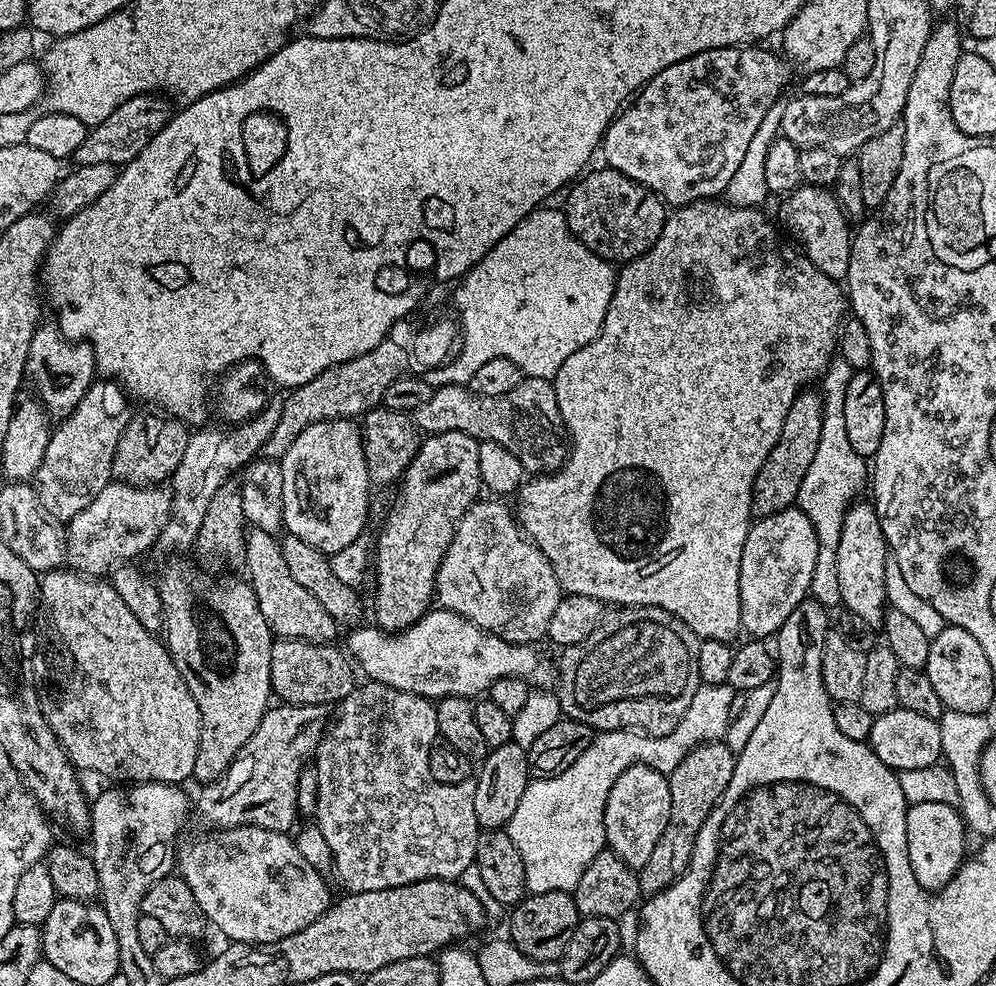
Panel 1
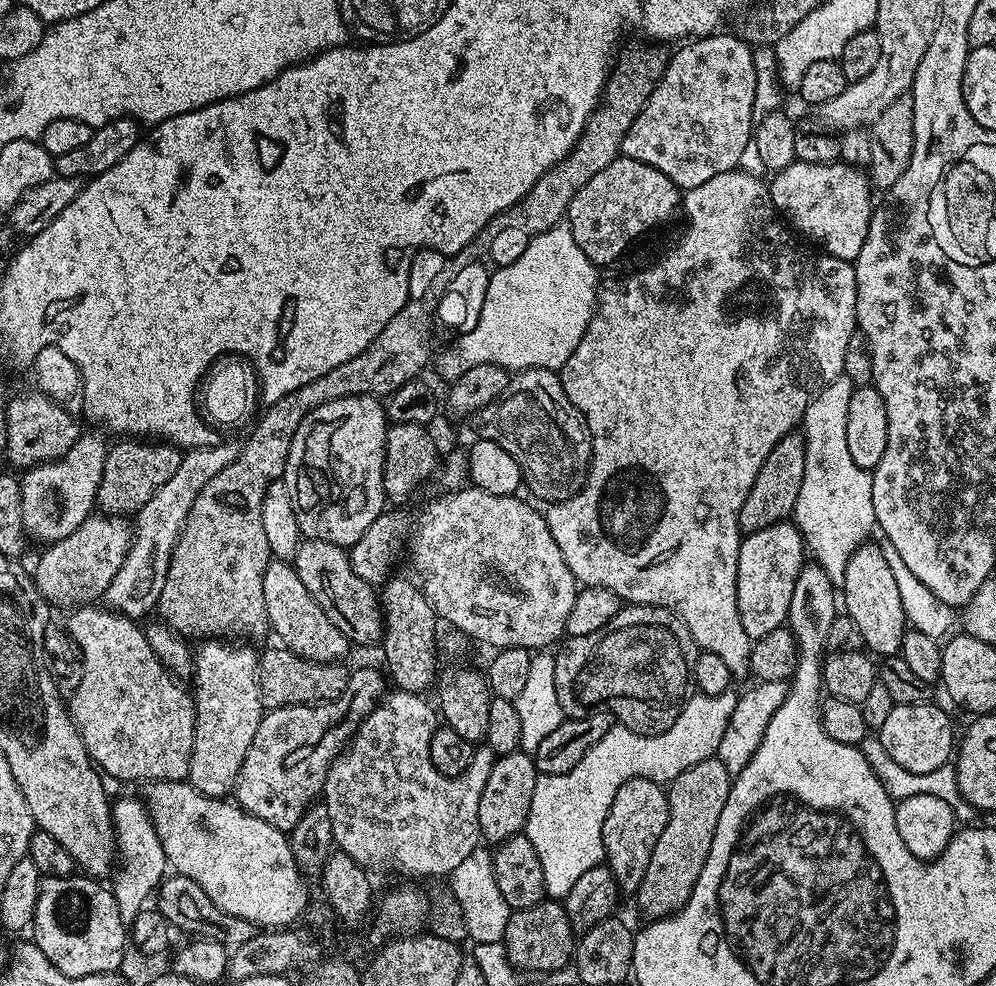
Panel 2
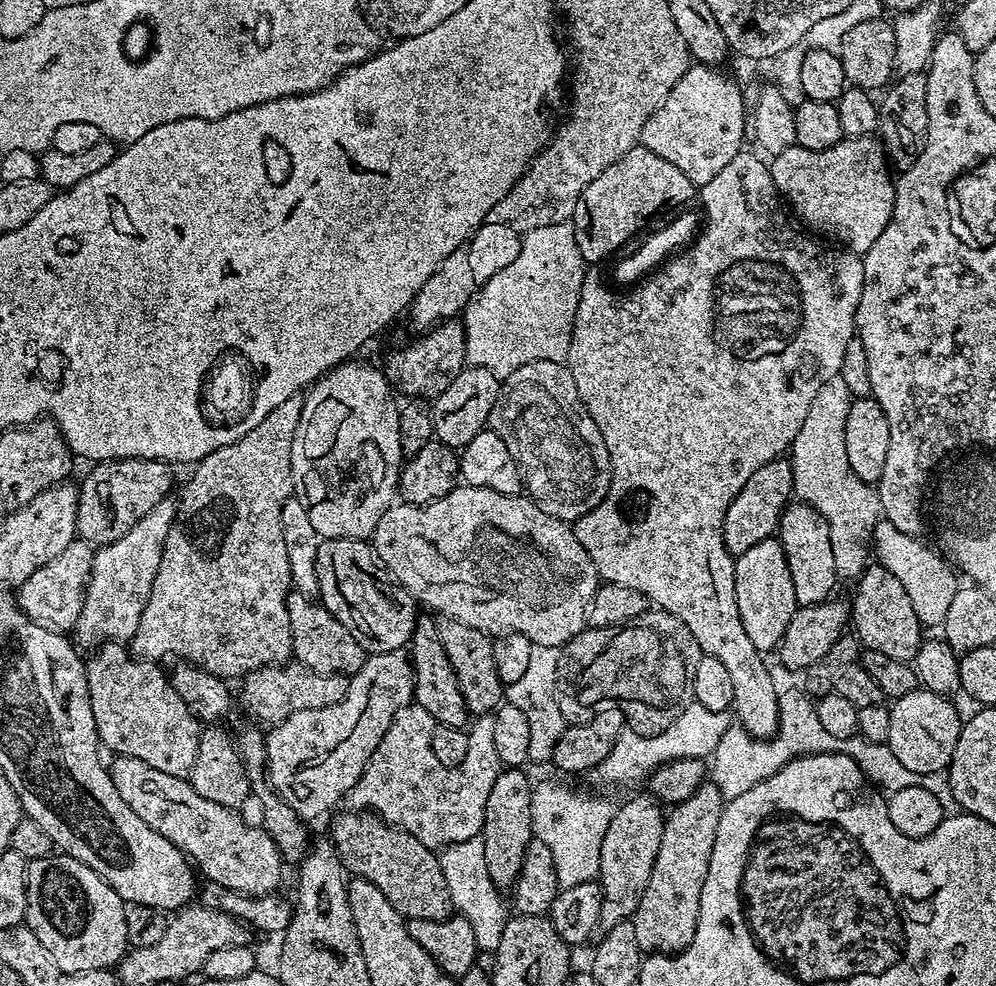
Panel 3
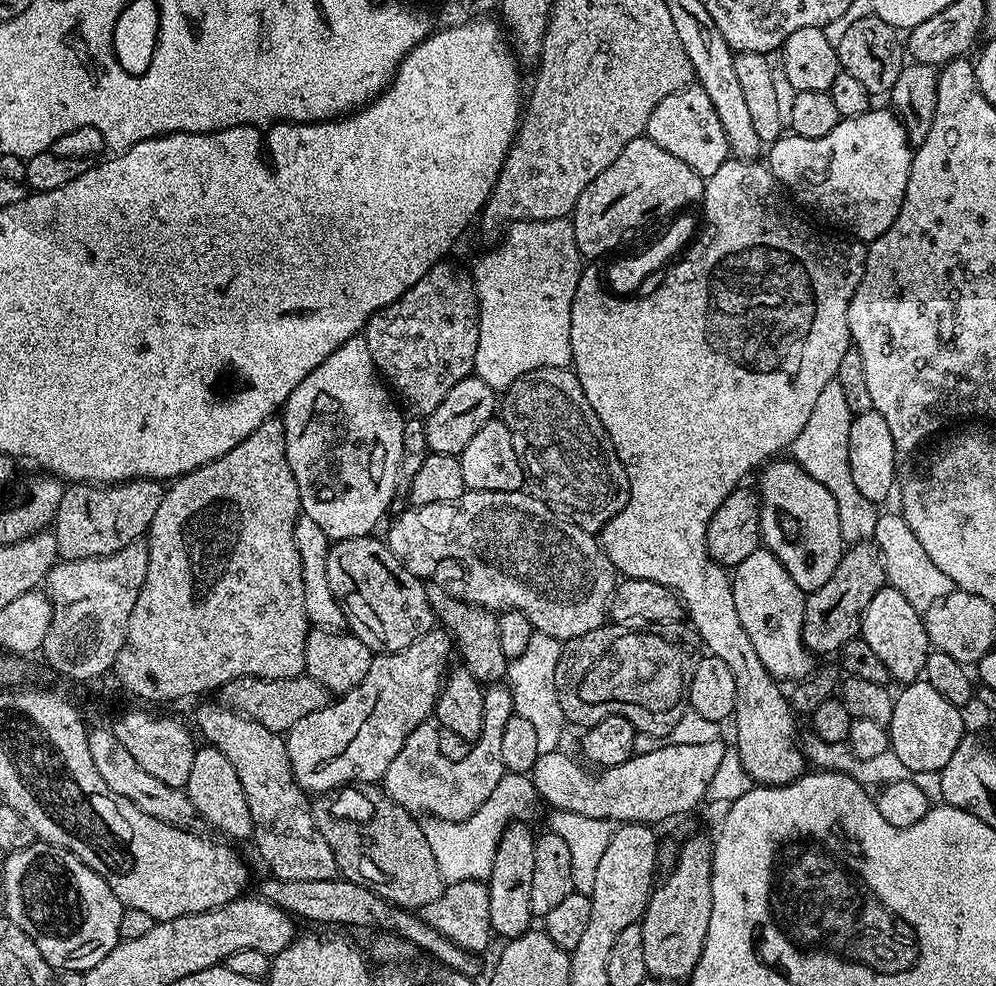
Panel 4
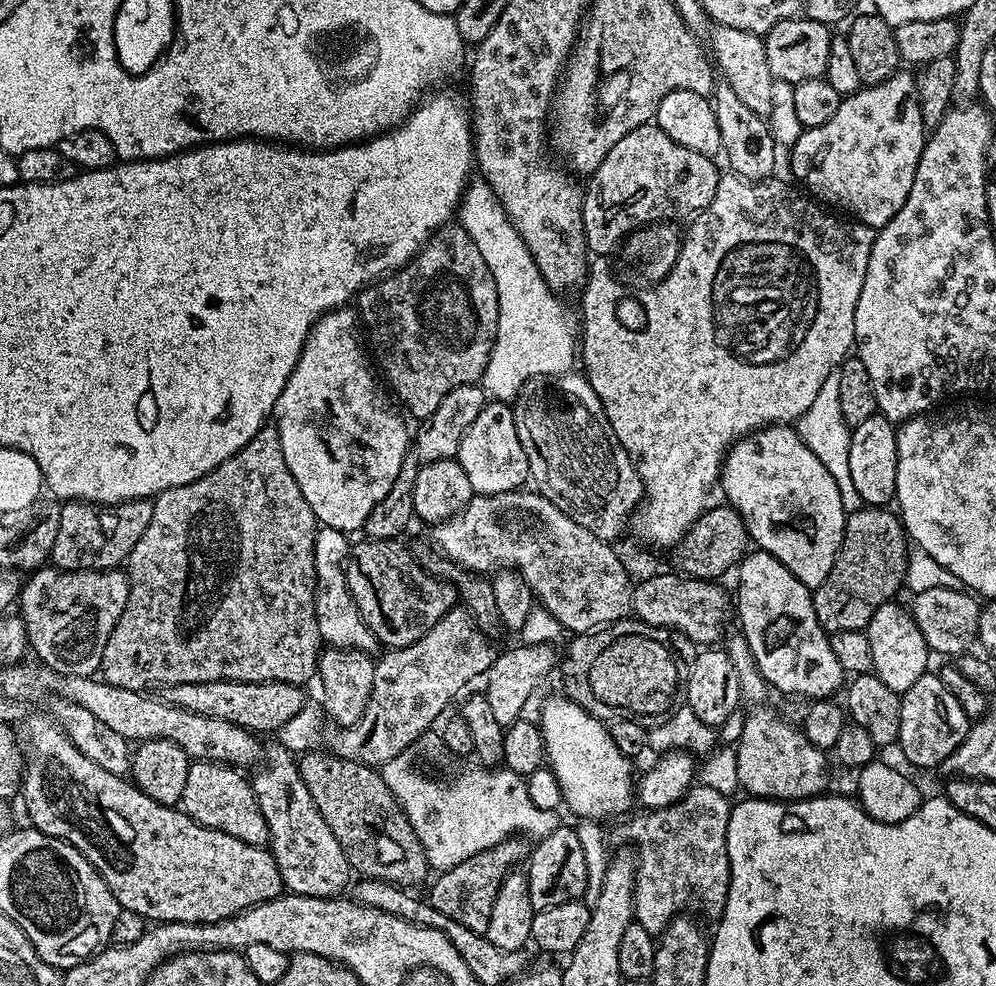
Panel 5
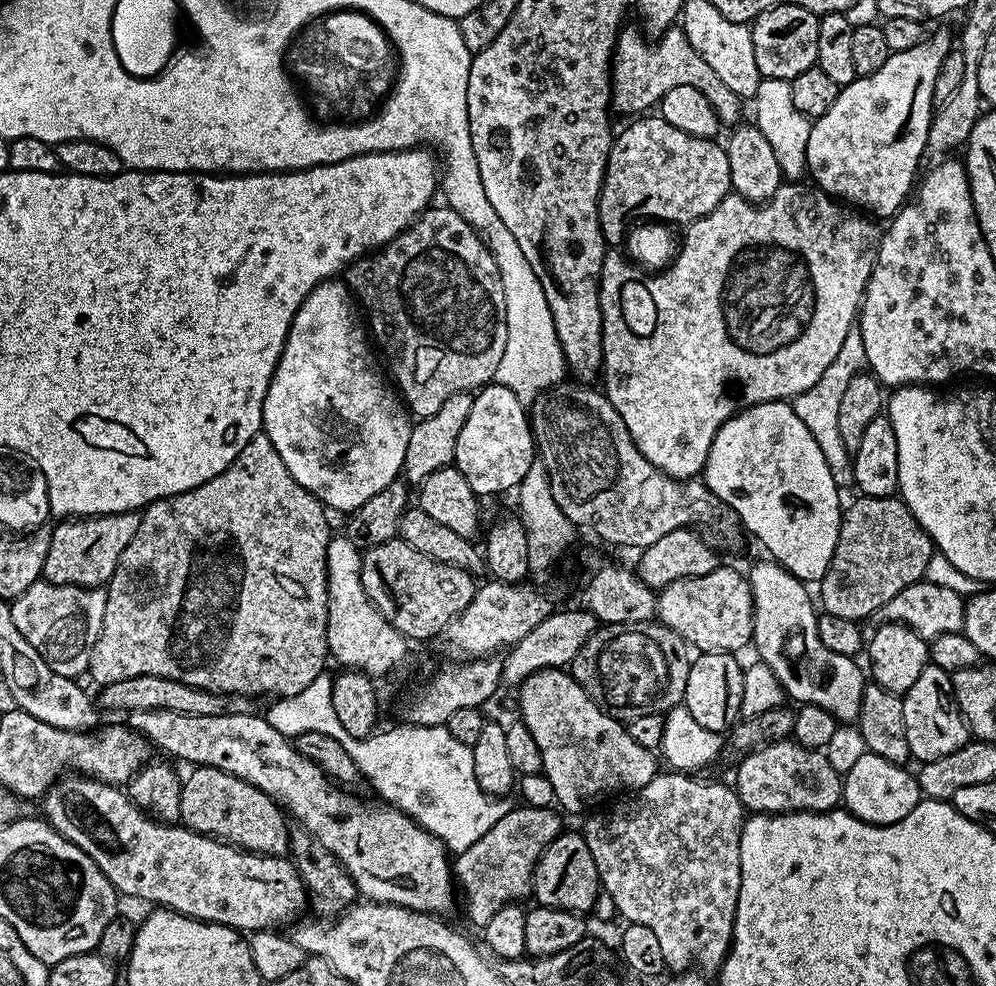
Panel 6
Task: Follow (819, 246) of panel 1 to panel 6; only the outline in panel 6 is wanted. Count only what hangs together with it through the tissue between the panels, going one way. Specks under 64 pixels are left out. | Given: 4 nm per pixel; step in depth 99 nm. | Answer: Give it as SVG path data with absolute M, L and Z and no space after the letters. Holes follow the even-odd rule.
M936 32L931 36L932 33L919 44L910 46L910 50L889 54L874 74L857 76L854 82L843 85L838 98L834 98L834 106L814 121L806 142L806 172L809 177L813 176L815 187L876 218L891 218L904 207L921 171L920 155L923 157L928 147L934 82L938 82L938 70L942 70L946 54L954 48L953 33L951 36L948 32Z

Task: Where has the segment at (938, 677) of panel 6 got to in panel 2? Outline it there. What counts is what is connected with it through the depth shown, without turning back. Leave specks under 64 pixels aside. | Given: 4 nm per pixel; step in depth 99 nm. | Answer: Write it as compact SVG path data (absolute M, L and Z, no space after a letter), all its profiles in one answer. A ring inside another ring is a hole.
M933 702L923 704L893 704L886 722L878 730L878 737L890 757L905 770L927 774L949 763L954 756L952 720Z

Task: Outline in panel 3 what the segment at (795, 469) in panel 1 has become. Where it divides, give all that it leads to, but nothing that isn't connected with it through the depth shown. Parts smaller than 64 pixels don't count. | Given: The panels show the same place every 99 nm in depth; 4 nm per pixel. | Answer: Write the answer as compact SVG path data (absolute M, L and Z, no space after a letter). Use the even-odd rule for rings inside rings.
M781 458L766 462L766 466L758 466L754 474L750 474L746 486L738 490L734 502L726 510L724 519L724 545L733 558L745 554L752 546L777 535L780 527L780 515L793 499L794 474L791 459Z

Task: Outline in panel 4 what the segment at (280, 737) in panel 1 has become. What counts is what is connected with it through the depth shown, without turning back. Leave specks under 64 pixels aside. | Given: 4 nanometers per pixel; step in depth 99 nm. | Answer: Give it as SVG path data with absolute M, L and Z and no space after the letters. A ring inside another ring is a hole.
M433 630L402 650L373 655L366 678L362 678L354 690L333 699L322 710L314 710L314 714L306 714L302 722L295 724L286 733L286 741L293 777L304 791L308 794L325 794L345 785L383 781L387 767L402 750L407 736L435 713L436 700L440 697L449 667L448 655L453 655L453 652L452 637L447 631Z

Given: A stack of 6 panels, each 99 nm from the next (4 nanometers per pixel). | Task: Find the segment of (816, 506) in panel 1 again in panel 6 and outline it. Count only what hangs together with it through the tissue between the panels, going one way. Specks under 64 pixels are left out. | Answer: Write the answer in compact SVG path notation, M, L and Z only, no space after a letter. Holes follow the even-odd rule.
M852 331L846 334L846 342L842 342L842 350L838 350L838 358L826 366L826 374L810 386L802 394L798 394L791 401L792 409L802 418L806 425L806 430L814 434L814 442L818 442L818 447L822 449L822 455L826 458L826 466L830 466L830 474L834 474L834 482L841 490L851 489L852 483L852 459L846 446L842 442L842 434L838 430L838 405L842 403L842 394L846 394L846 386L850 383L850 378L854 378L866 368L866 346L862 344L859 331Z

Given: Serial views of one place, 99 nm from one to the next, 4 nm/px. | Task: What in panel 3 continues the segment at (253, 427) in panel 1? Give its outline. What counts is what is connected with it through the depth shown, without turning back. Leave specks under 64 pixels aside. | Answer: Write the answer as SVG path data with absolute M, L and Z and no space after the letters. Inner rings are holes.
M172 498L158 502L158 506L154 506L146 518L138 518L136 525L122 534L122 538L95 549L81 613L74 627L74 640L81 649L95 650L109 642L131 641L138 630L142 610L146 610L158 574L158 562L162 562L166 534L176 521L176 505L177 501Z

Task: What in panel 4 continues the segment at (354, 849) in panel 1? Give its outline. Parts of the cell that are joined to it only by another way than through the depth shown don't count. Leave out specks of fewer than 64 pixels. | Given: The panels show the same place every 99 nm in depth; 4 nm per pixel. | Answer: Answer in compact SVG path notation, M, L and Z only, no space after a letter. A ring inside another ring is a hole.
M504 686L484 688L484 721L479 740L469 747L460 763L447 763L438 748L439 729L430 722L419 724L407 736L403 748L390 762L382 786L389 797L415 816L427 816L446 821L462 821L478 810L506 773L502 762L502 733L506 722L514 715L512 696Z

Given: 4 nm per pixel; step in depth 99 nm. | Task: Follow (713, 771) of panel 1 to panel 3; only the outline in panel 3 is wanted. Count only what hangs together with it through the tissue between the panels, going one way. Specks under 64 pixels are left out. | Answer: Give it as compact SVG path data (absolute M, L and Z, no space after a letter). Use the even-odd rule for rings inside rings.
M703 782L690 798L667 813L658 858L654 858L654 870L650 870L650 882L646 882L638 910L630 921L641 953L675 954L690 946L698 930L702 886L706 882L706 870L710 870L710 854L714 854L714 838L725 803L718 786Z

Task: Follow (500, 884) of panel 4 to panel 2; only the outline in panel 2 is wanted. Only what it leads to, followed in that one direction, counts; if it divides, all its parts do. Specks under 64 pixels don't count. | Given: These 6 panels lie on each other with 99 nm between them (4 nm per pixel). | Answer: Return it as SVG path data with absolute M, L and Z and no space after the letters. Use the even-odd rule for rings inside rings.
M517 750L505 756L497 756L478 802L480 835L485 841L489 840L489 845L503 844L511 836L523 833L524 823L530 814L530 798L534 798L537 775L535 759L524 751Z

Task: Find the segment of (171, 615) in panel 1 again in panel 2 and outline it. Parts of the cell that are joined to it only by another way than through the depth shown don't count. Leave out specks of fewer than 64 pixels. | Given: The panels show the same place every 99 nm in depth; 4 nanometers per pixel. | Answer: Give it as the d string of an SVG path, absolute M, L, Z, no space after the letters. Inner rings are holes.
M208 638L200 649L195 649L190 683L196 687L194 703L196 706L196 729L194 746L190 754L188 783L207 796L224 798L235 789L236 779L242 770L246 750L254 742L254 733L265 714L264 703L260 697L260 677L258 675L258 652L248 642L225 642L220 638Z

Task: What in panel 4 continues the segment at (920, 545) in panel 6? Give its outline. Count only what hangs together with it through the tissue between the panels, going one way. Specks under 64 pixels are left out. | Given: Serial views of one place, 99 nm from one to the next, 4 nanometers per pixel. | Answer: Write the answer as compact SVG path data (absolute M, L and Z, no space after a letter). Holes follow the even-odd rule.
M860 541L847 547L844 555L841 556L838 562L838 566L834 570L834 574L830 574L830 578L826 578L826 582L822 586L818 586L818 590L807 593L804 601L802 638L809 652L815 654L817 657L824 656L827 652L836 654L839 653L843 644L857 639L860 636L862 614L866 610L866 606L870 606L870 598L874 598L874 594L878 594L878 590L885 587L885 584L884 562L882 561L881 551L875 543Z

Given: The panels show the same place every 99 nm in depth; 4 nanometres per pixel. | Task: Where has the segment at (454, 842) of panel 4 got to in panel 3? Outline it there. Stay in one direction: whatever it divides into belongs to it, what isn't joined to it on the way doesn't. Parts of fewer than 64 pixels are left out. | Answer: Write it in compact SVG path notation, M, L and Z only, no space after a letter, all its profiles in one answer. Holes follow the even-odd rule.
M476 837L445 847L439 853L439 859L453 907L459 915L467 918L473 927L477 949L480 952L495 953L510 914L506 912L506 906L501 898L503 895L490 879L483 839Z

